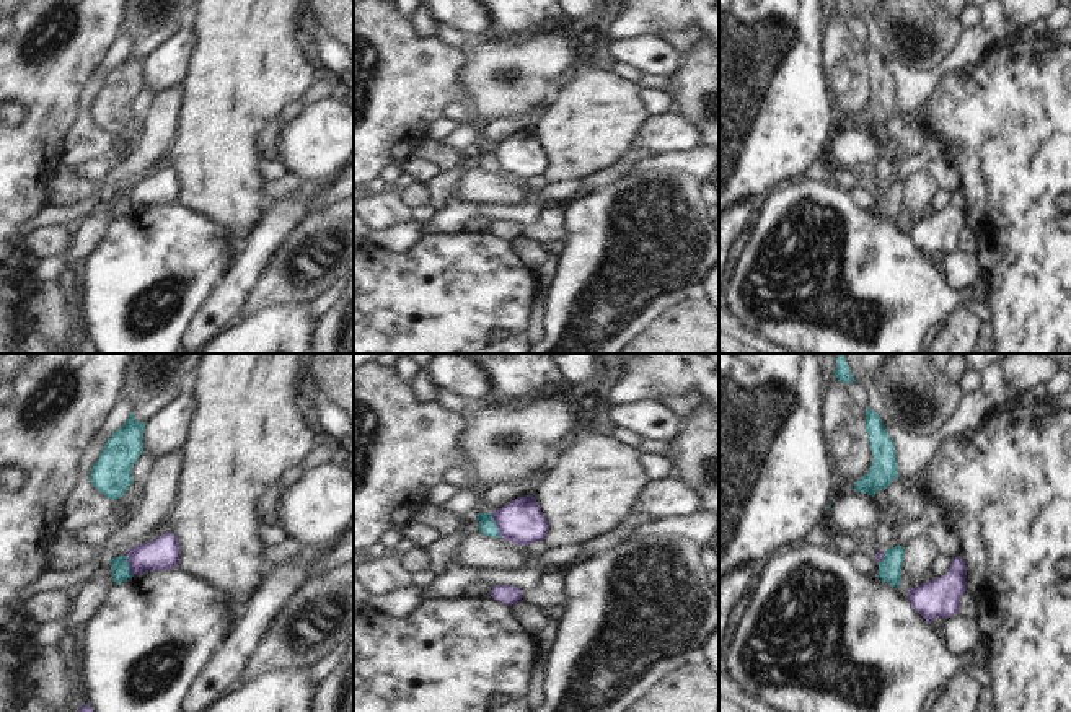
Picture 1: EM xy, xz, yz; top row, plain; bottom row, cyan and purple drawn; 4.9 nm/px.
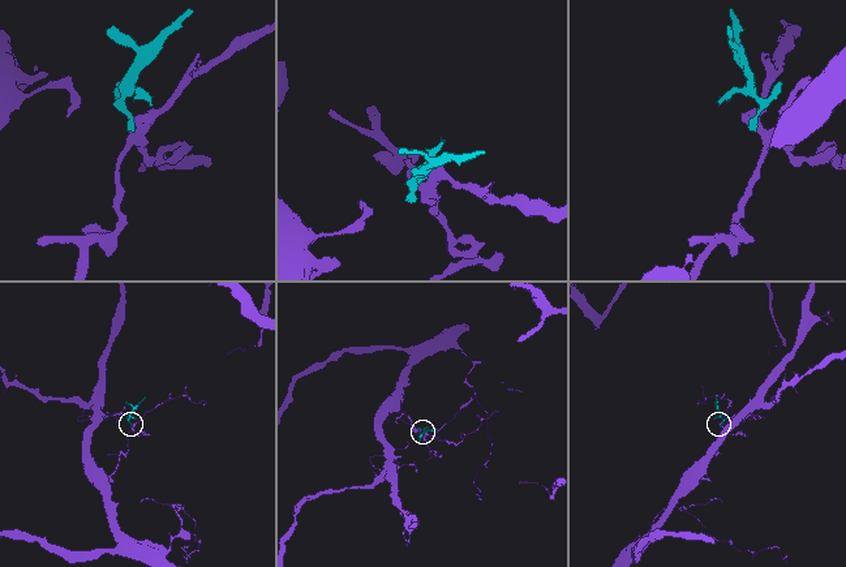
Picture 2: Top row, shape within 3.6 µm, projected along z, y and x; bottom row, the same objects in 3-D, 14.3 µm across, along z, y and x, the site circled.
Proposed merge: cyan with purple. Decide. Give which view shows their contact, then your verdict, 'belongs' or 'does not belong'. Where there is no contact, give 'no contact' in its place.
meets cyan in xz; does not belong

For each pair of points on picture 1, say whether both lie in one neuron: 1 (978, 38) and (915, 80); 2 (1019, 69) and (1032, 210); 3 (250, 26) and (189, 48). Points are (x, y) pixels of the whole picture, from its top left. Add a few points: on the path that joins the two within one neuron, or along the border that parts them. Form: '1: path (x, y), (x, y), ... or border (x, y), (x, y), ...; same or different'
1: path (962, 54), (931, 80); same
2: path (1019, 105), (1019, 175); same
3: border (198, 26), (198, 52), (186, 80); different

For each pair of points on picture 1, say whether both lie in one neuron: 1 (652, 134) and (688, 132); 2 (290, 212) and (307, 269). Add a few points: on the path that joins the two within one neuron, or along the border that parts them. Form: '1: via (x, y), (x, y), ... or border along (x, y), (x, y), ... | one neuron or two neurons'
1: via (661, 134), (680, 134) | one neuron
2: border along (313, 210), (273, 261) | two neurons

